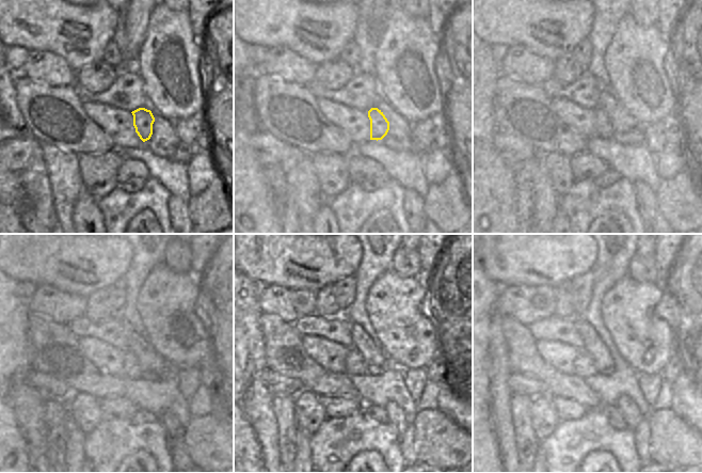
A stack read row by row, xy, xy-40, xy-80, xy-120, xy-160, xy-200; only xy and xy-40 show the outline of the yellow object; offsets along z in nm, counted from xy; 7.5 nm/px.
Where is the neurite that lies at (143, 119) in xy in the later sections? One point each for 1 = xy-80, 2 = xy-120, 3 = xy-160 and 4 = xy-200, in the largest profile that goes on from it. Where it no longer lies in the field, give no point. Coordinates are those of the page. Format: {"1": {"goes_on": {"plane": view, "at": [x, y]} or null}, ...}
{"1": {"goes_on": {"plane": "xy-80", "at": [605, 122]}}, "2": {"goes_on": {"plane": "xy-120", "at": [129, 360]}}, "3": {"goes_on": {"plane": "xy-160", "at": [354, 364]}}, "4": {"goes_on": {"plane": "xy-200", "at": [588, 365]}}}

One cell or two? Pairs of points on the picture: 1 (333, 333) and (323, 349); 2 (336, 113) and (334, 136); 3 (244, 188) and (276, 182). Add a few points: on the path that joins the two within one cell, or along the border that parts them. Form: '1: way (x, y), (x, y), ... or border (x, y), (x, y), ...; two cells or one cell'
1: border (305, 335), (319, 335), (332, 340), (348, 349); two cells
2: border (319, 107), (319, 110), (341, 128), (353, 143); two cells
3: border (262, 168), (265, 178), (273, 194), (276, 206); two cells

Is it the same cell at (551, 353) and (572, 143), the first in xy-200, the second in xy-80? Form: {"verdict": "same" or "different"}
{"verdict": "different"}

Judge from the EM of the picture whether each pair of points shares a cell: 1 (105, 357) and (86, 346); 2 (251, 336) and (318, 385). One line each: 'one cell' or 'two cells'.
1: one cell
2: two cells

